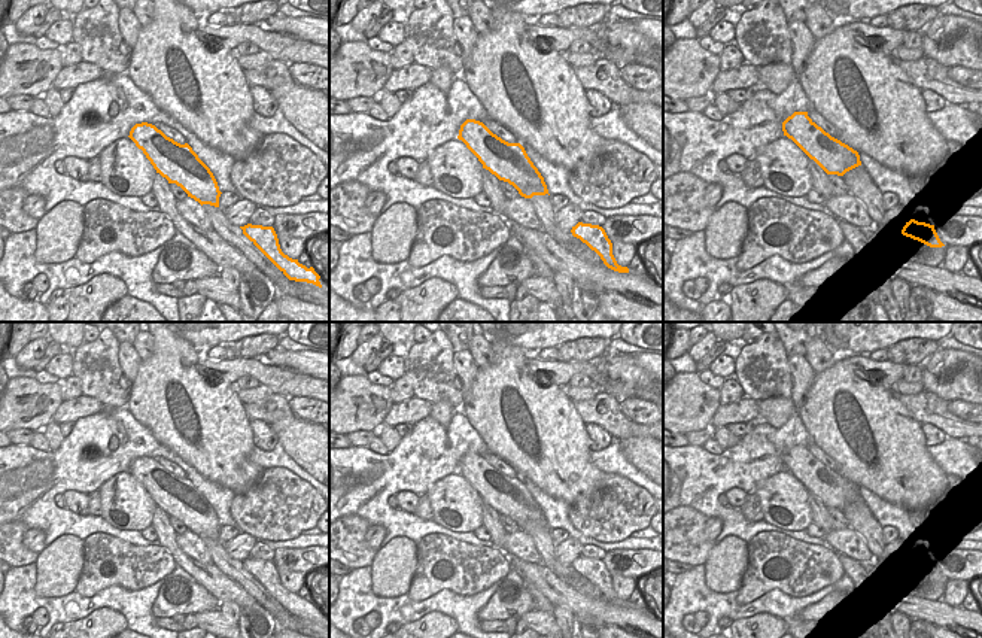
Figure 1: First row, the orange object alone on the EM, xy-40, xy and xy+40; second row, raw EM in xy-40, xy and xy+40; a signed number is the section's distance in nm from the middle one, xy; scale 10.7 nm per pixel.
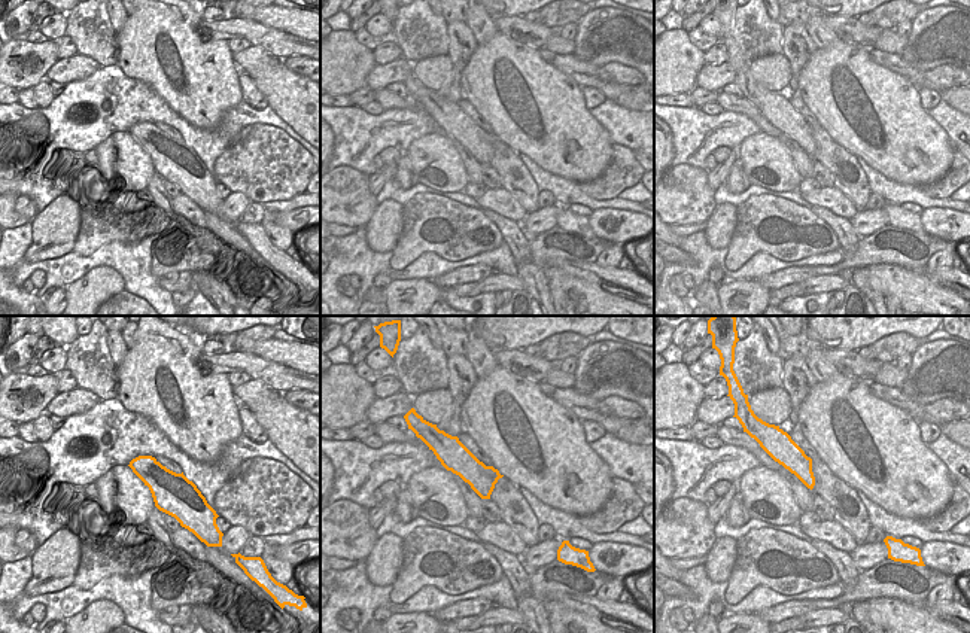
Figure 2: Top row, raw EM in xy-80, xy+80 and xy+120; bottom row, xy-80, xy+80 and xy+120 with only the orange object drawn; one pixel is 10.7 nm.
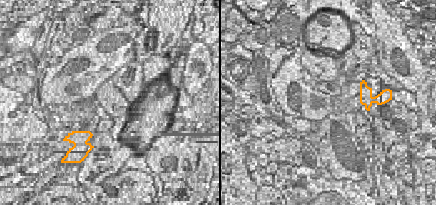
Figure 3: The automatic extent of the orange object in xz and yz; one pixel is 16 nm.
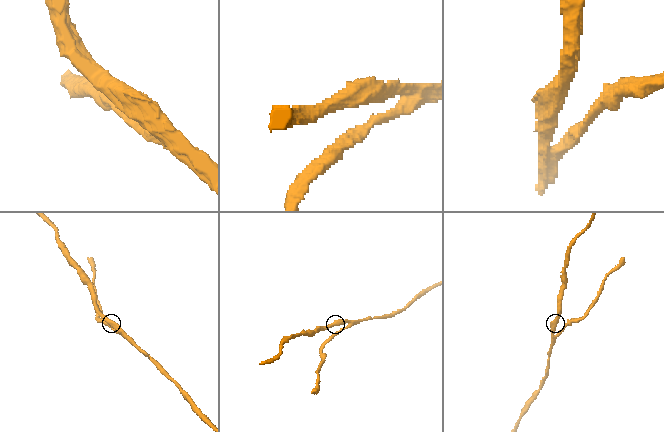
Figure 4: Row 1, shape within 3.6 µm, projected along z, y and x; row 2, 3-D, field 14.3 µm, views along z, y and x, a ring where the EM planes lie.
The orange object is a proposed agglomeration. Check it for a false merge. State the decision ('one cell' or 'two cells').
two cells

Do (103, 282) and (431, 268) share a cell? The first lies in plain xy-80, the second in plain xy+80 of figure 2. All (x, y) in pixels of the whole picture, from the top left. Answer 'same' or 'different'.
different

